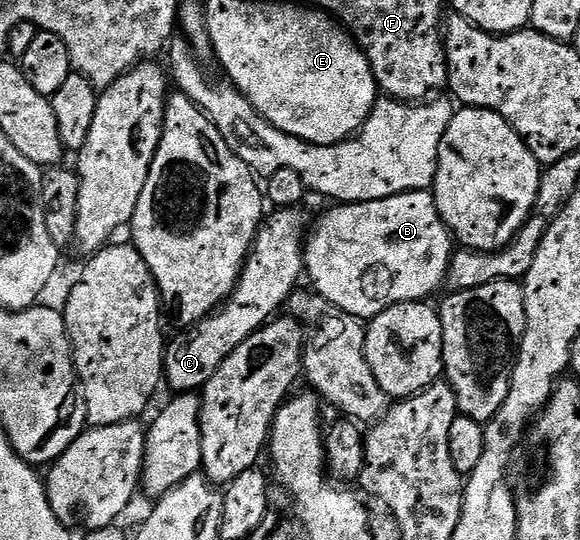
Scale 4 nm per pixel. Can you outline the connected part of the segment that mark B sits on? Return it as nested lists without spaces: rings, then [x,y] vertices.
[[[424,190],[421,192],[402,192],[396,196],[389,198],[381,198],[380,200],[370,200],[369,202],[361,202],[360,204],[339,204],[331,206],[331,209],[320,218],[319,221],[314,221],[313,227],[310,229],[309,235],[305,240],[305,276],[308,280],[311,279],[314,291],[318,295],[325,297],[328,302],[338,308],[340,312],[349,314],[350,316],[358,316],[360,321],[370,321],[372,316],[381,314],[389,306],[394,304],[410,304],[412,302],[423,302],[434,294],[438,288],[444,287],[447,271],[451,265],[451,257],[453,255],[453,237],[449,229],[444,226],[441,214],[435,205],[435,197],[430,191]]]

